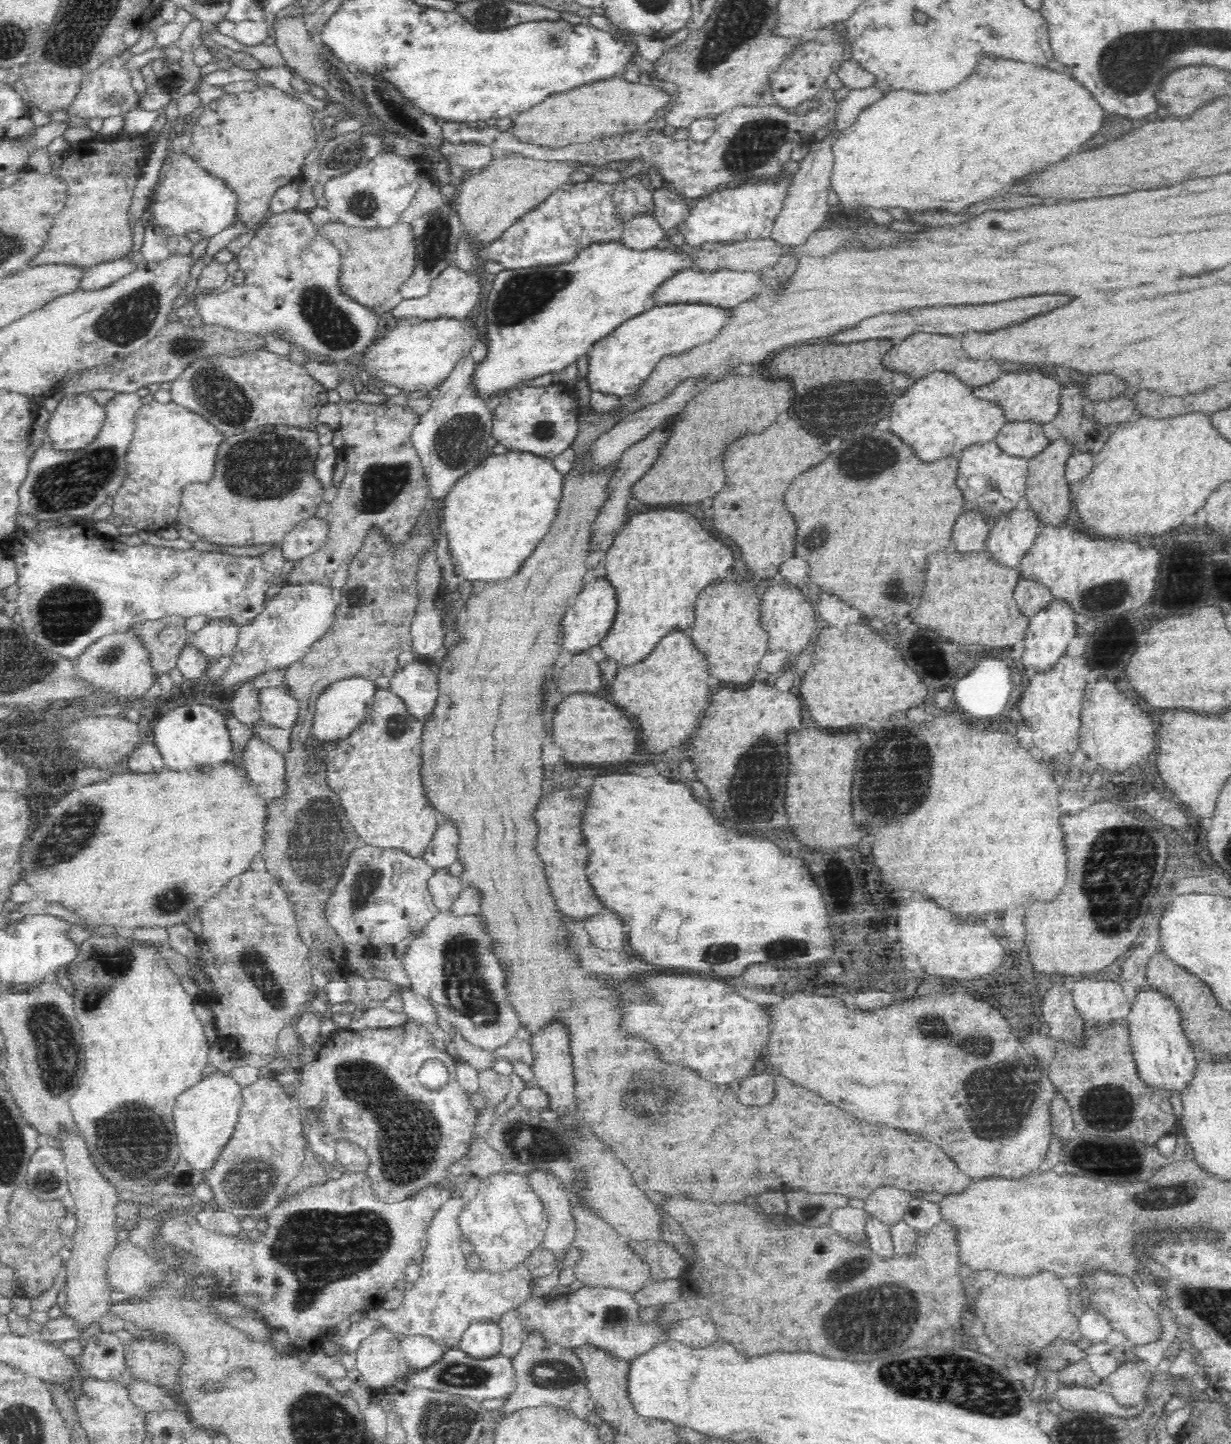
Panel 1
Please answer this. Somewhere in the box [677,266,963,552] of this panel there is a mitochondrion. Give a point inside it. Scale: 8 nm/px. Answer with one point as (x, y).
(866, 452)

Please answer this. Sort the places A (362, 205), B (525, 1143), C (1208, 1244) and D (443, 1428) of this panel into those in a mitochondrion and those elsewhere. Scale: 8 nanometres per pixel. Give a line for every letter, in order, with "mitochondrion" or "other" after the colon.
A: mitochondrion
B: mitochondrion
C: other
D: mitochondrion

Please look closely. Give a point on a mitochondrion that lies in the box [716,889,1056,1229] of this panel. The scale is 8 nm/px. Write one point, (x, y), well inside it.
(987, 1114)

